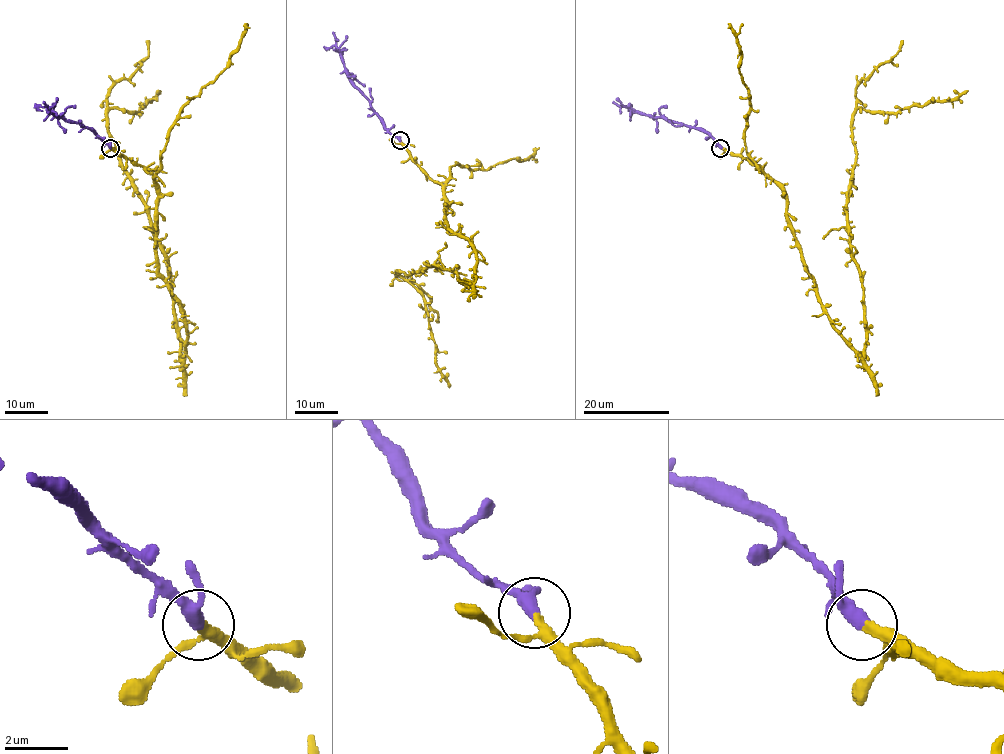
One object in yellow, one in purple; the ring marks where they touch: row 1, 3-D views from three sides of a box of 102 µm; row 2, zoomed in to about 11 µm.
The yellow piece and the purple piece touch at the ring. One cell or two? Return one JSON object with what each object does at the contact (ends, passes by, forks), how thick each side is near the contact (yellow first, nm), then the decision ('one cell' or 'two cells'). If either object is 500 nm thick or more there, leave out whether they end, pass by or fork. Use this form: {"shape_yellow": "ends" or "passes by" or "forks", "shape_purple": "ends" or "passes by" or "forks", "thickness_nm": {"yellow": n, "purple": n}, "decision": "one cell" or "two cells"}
{"shape_yellow": "passes by", "shape_purple": "passes by", "thickness_nm": {"yellow": 240, "purple": 360}, "decision": "one cell"}

